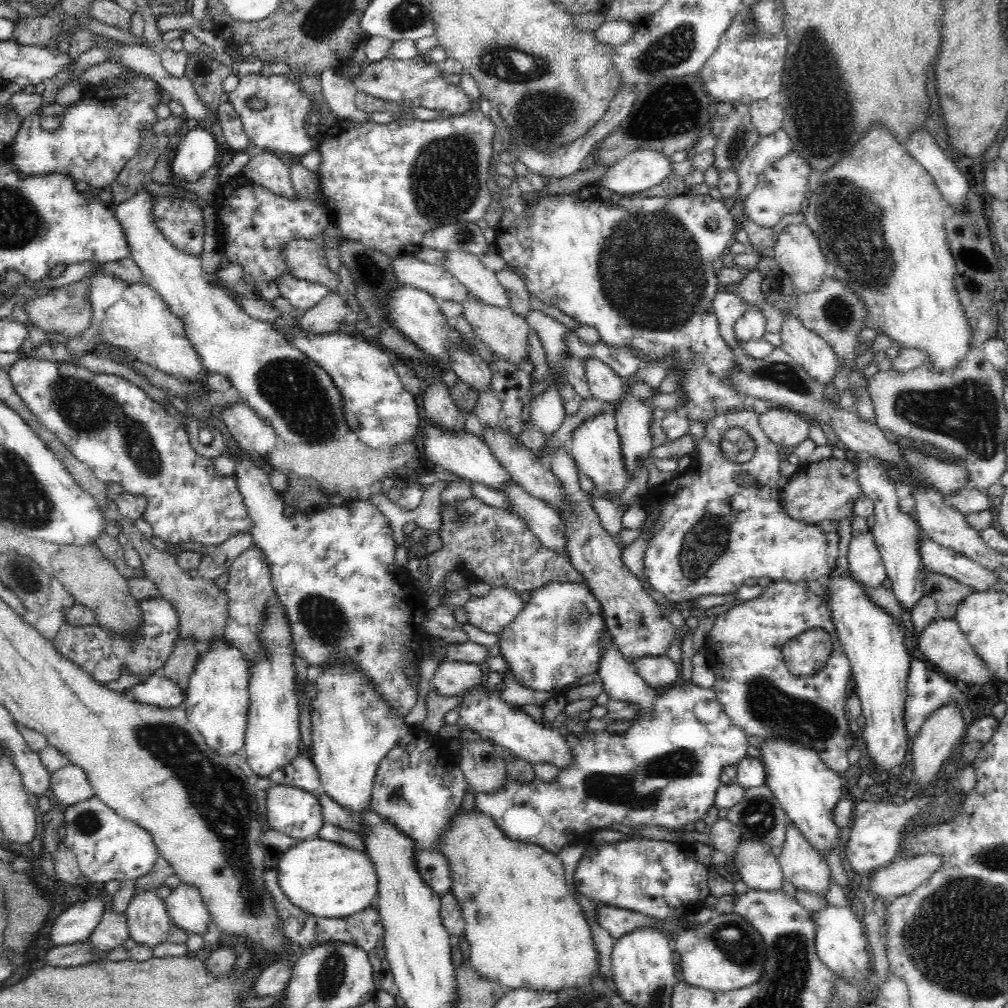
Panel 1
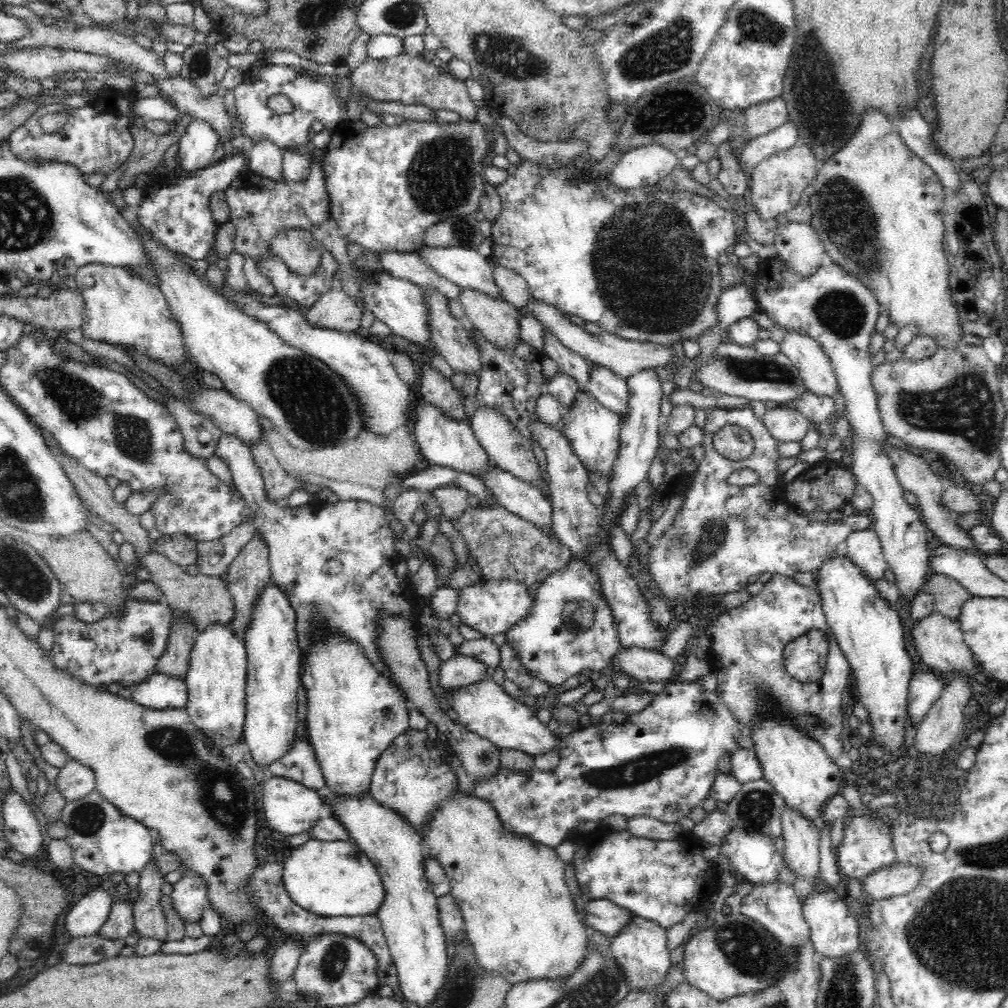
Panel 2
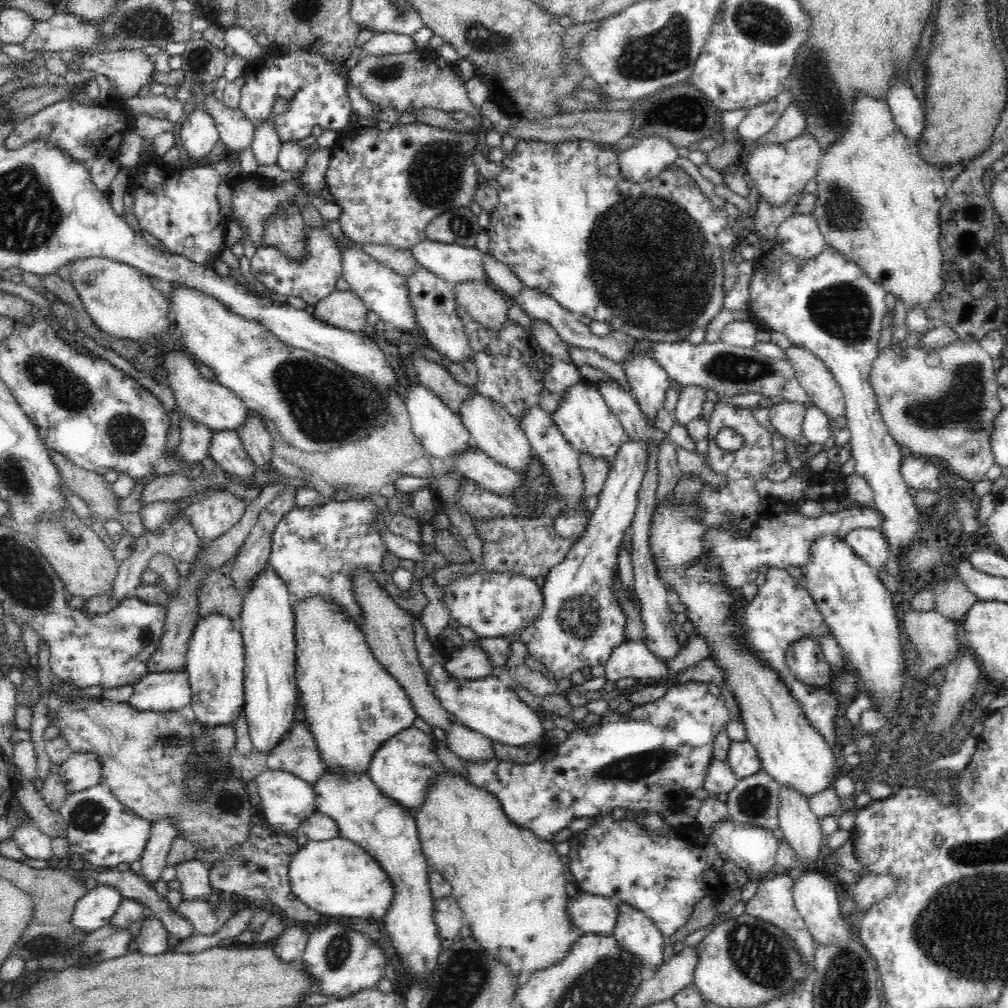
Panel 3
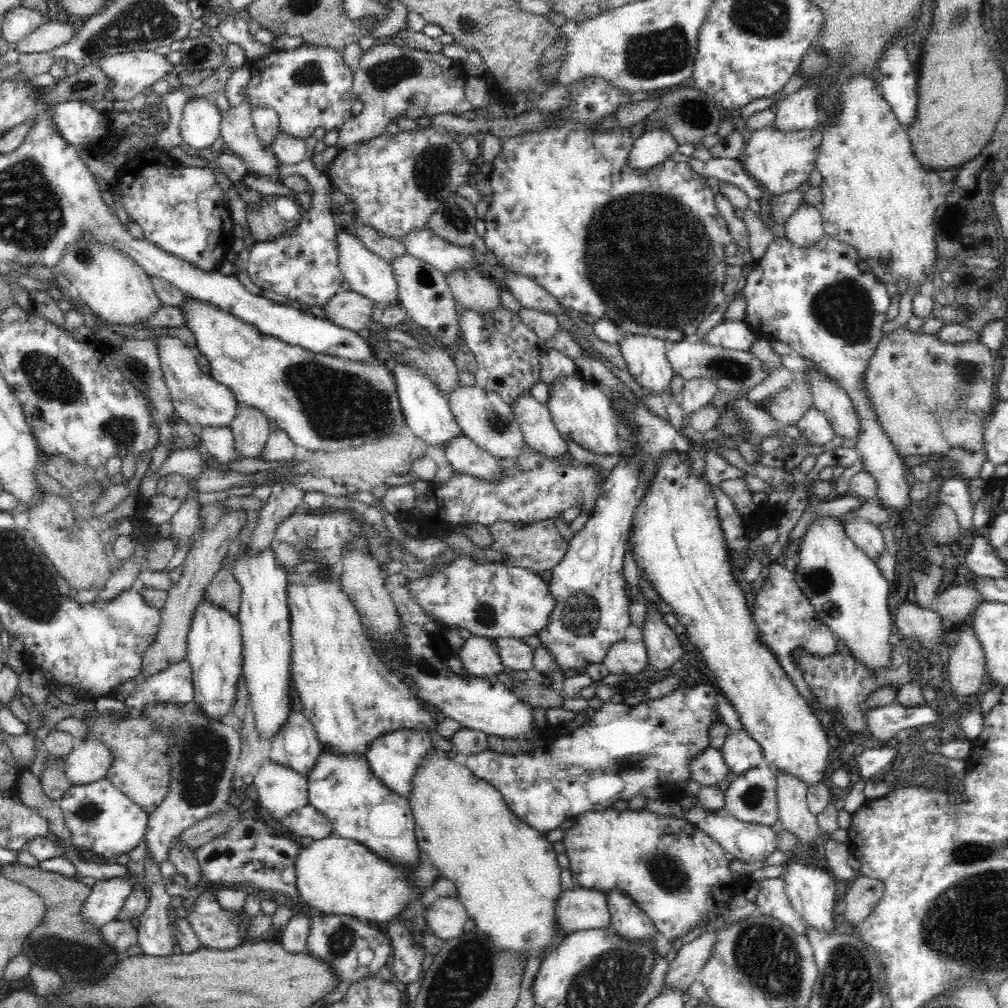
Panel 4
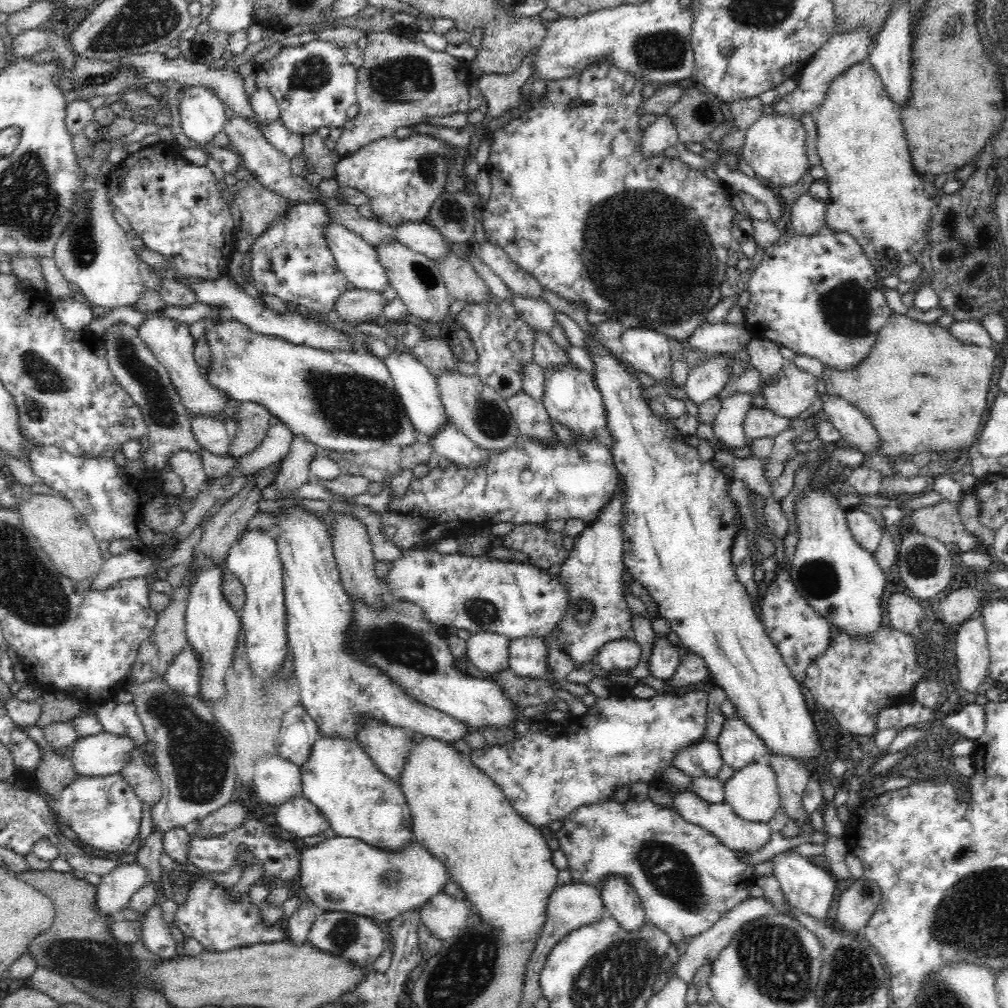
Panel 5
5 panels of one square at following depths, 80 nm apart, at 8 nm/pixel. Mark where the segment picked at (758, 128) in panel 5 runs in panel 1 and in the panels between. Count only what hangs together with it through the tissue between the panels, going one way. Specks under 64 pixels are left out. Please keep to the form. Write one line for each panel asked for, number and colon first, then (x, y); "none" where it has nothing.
1: (782, 188)
2: (777, 184)
3: (777, 172)
4: (779, 161)

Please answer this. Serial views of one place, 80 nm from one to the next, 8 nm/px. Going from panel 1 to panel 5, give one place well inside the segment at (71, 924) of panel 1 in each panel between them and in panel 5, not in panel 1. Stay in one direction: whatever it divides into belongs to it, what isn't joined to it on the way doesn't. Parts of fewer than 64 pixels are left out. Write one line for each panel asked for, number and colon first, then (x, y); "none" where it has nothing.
2: (84, 918)
3: (95, 909)
4: (106, 898)
5: (116, 888)

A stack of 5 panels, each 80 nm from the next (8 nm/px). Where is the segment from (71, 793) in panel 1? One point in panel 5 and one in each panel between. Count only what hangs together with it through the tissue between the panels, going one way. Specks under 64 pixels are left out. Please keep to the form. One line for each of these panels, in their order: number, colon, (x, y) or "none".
2: (74, 780)
3: (79, 771)
4: (89, 761)
5: (102, 754)

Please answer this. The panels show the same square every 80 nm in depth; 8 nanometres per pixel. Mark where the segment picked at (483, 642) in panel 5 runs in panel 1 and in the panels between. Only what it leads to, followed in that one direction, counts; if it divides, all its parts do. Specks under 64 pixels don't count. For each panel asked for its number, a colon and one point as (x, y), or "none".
1: (450, 678)
2: (460, 671)
3: (470, 662)
4: (479, 657)

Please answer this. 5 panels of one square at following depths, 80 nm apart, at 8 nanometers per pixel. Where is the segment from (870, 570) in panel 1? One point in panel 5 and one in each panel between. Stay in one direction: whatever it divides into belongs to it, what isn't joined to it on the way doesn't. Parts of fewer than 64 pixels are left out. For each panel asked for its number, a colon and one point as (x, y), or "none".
2: (863, 547)
3: (869, 544)
4: (868, 537)
5: (864, 529)

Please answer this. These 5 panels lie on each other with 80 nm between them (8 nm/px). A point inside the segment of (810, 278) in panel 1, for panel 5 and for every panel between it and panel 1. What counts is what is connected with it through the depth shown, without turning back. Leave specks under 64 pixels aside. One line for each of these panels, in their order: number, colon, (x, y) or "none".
2: (797, 245)
3: (798, 235)
4: (804, 227)
5: (807, 216)

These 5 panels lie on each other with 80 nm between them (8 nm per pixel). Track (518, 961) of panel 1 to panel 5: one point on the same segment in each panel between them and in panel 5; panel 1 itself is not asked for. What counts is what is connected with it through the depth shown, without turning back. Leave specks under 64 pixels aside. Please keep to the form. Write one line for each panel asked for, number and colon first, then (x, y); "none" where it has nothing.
2: (520, 917)
3: (510, 885)
4: (506, 874)
5: (504, 865)

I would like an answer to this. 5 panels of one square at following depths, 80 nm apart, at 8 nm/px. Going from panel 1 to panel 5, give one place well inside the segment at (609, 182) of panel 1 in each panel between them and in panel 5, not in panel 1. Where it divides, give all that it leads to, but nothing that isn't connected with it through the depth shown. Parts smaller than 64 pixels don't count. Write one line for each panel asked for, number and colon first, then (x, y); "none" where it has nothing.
2: (644, 166)
3: (645, 160)
4: (657, 146)
5: (661, 134)

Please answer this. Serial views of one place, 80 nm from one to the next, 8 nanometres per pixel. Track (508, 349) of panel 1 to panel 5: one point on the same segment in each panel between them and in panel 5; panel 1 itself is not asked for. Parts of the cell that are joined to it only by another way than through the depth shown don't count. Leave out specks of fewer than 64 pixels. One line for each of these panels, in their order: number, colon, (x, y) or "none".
2: (498, 322)
3: (483, 302)
4: (475, 290)
5: (463, 283)

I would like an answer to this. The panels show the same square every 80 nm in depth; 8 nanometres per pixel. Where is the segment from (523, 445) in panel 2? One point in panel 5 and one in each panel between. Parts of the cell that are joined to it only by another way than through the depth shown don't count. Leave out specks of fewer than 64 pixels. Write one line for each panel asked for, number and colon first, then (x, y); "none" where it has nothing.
3: (494, 431)
4: (485, 418)
5: (480, 413)

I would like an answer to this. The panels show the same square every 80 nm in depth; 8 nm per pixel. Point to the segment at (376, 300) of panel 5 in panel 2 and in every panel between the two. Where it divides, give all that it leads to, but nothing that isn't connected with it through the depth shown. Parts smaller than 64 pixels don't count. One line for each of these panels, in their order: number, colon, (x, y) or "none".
2: (334, 310)
3: (344, 309)
4: (348, 309)

